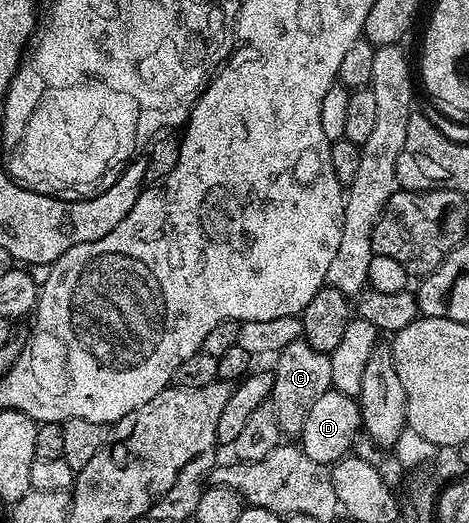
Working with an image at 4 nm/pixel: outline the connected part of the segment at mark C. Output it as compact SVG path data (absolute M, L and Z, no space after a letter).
M303 338L286 345L275 356L276 367L272 376L272 398L274 417L278 417L278 425L285 436L299 437L306 425L306 413L310 413L310 405L322 397L322 393L332 390L330 377L330 361L325 352L311 347Z

